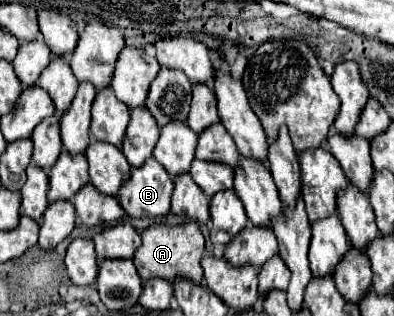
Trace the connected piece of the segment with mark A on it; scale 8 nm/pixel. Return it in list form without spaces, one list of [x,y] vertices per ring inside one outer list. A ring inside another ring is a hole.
[[[189,221],[183,225],[153,225],[143,231],[143,243],[137,249],[137,255],[133,257],[133,263],[139,271],[139,277],[143,281],[149,279],[165,279],[165,281],[175,281],[177,277],[185,277],[195,285],[203,283],[203,269],[201,269],[201,257],[205,255],[205,239],[203,233],[199,231],[199,225]]]

